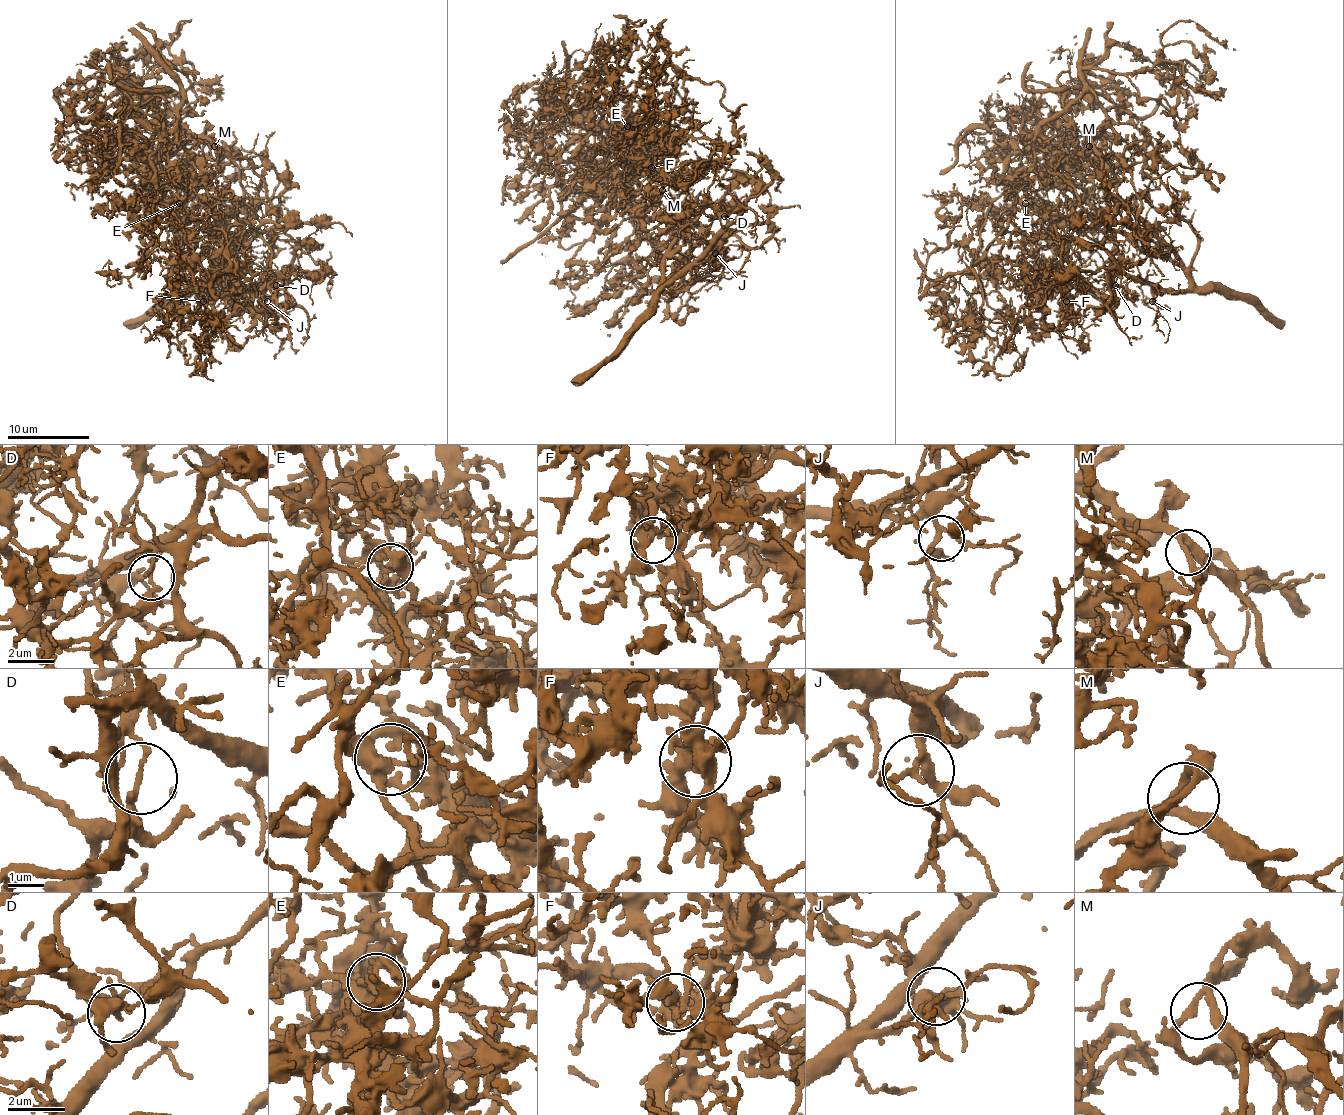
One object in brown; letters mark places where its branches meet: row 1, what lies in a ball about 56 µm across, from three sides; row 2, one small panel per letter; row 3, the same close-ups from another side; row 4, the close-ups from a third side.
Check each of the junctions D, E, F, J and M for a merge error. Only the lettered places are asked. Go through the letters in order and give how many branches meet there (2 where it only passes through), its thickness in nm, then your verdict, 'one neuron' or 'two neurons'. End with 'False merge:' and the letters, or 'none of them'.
D: 2 branches meet; 160 nm thick; two neurons
E: 5 branches meet; 240 nm thick; two neurons
F: 6 branches meet; 280 nm thick; one neuron
J: 3 branches meet; 200 nm thick; one neuron
M: 3 branches meet; 160 nm thick; one neuron
False merge: D, E

